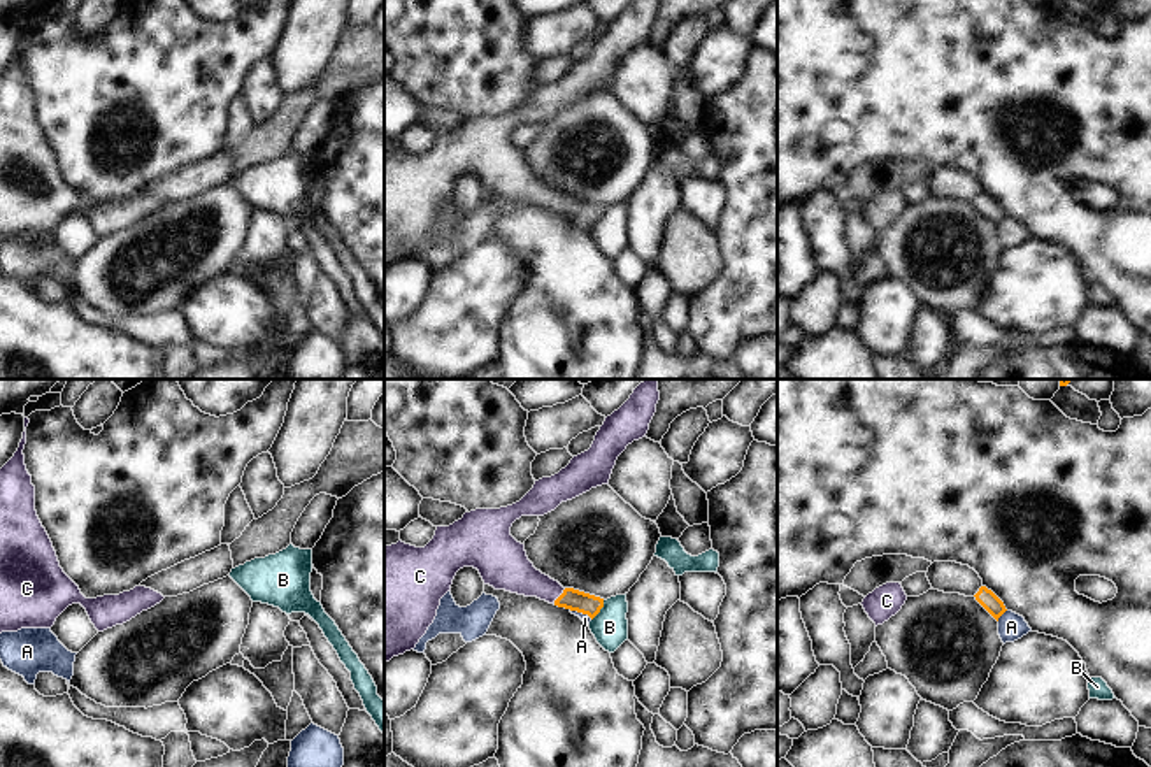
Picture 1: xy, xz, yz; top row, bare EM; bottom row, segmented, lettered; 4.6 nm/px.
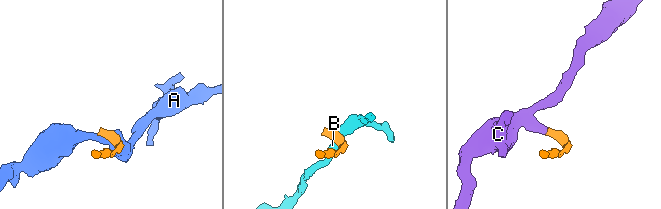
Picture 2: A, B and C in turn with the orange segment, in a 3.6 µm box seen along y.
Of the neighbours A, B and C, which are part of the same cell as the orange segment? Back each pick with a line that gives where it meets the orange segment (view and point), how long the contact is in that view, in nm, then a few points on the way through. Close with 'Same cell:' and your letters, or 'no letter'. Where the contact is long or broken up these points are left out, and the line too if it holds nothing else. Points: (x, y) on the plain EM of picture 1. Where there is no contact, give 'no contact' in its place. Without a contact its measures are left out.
C: xz (560, 202) | 90 nm | across xz (571, 206), (560, 202), (530, 190), (513, 178)
Same cell: C

